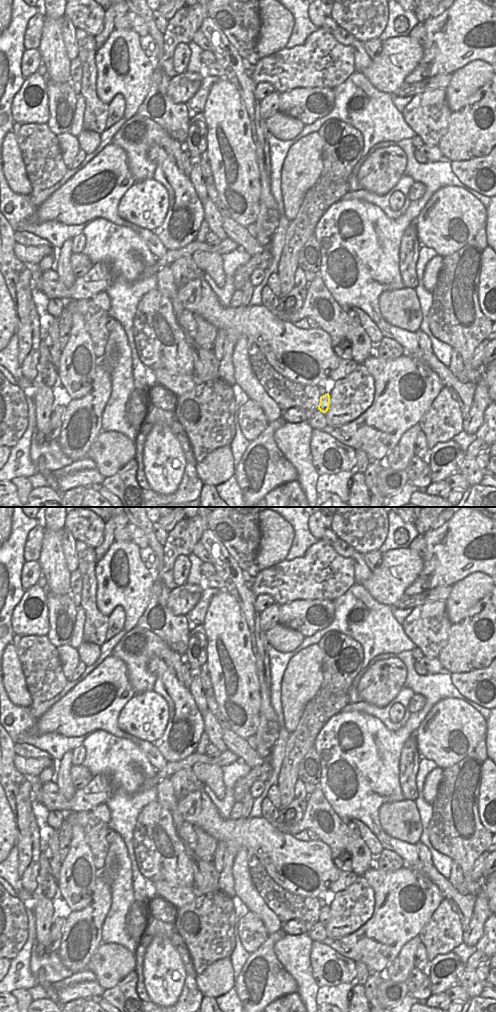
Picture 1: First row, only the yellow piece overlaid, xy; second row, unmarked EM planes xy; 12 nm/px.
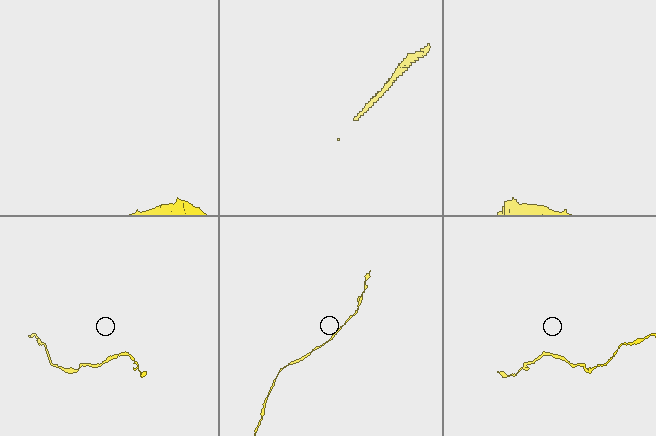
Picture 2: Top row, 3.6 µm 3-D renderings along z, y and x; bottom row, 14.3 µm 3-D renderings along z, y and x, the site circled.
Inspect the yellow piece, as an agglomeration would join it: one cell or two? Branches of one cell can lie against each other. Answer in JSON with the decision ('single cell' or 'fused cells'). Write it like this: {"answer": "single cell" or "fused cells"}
{"answer": "single cell"}

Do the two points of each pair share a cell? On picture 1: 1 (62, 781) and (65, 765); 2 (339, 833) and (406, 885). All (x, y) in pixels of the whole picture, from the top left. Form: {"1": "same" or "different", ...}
{"1": "same", "2": "different"}

